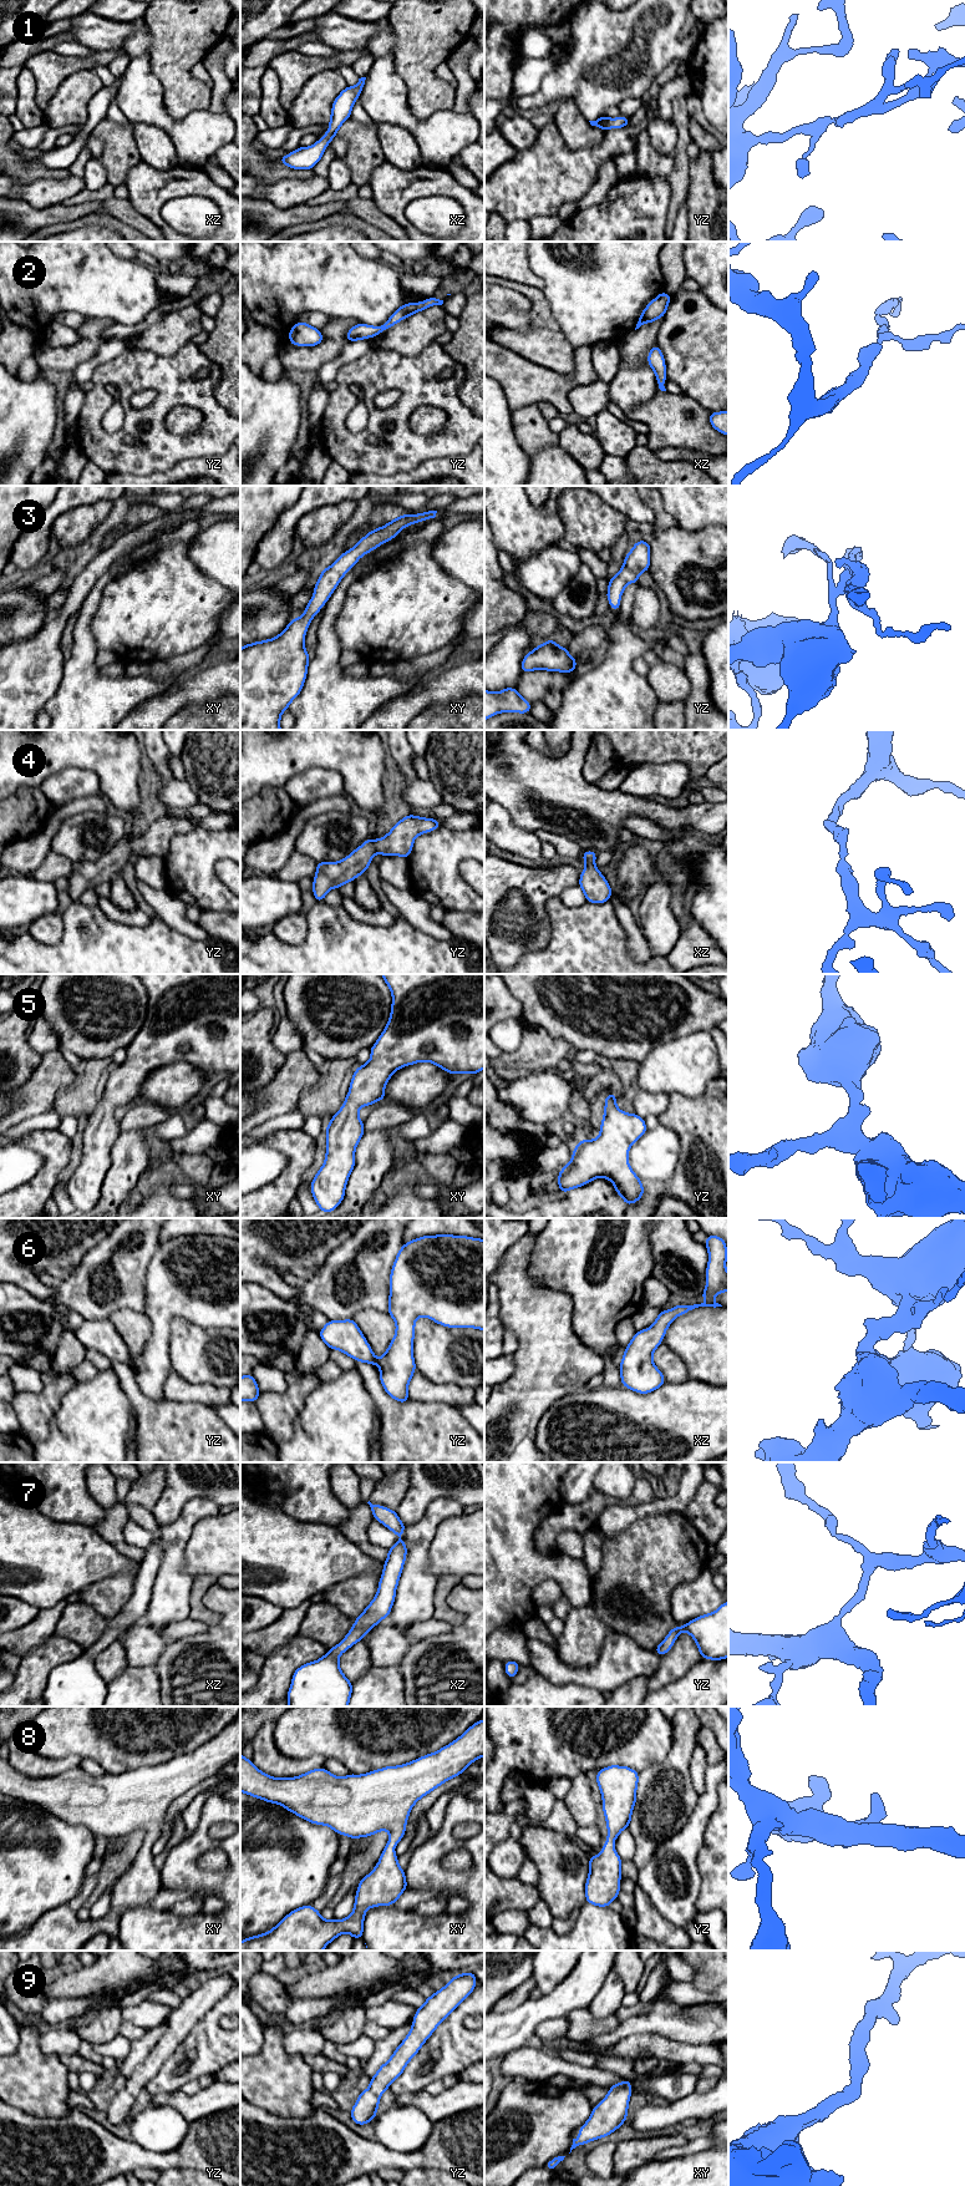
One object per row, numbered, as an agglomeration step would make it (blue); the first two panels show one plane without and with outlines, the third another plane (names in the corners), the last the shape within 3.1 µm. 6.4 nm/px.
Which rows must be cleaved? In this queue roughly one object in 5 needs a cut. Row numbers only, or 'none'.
none

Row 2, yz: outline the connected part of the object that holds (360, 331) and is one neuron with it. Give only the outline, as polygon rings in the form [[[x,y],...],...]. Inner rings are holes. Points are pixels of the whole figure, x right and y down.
[[[436,296],[428,298],[421,303],[403,304],[388,318],[388,320],[382,326],[372,326],[366,325],[364,323],[359,323],[346,333],[346,339],[349,343],[351,343],[356,340],[374,338],[415,313],[422,311],[432,305],[442,304],[443,300],[440,300]]]

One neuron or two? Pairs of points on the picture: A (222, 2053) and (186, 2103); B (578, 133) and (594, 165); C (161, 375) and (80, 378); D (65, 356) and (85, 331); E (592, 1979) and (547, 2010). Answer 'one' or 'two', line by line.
A: two
B: two
C: two
D: one
E: one

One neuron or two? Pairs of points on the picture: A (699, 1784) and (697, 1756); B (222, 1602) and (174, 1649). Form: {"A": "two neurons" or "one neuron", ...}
{"A": "one neuron", "B": "one neuron"}

